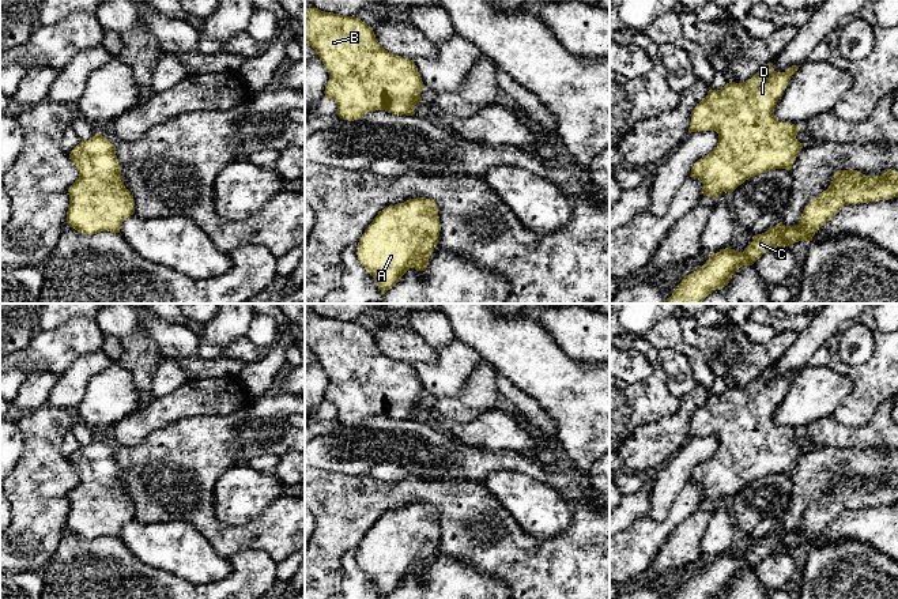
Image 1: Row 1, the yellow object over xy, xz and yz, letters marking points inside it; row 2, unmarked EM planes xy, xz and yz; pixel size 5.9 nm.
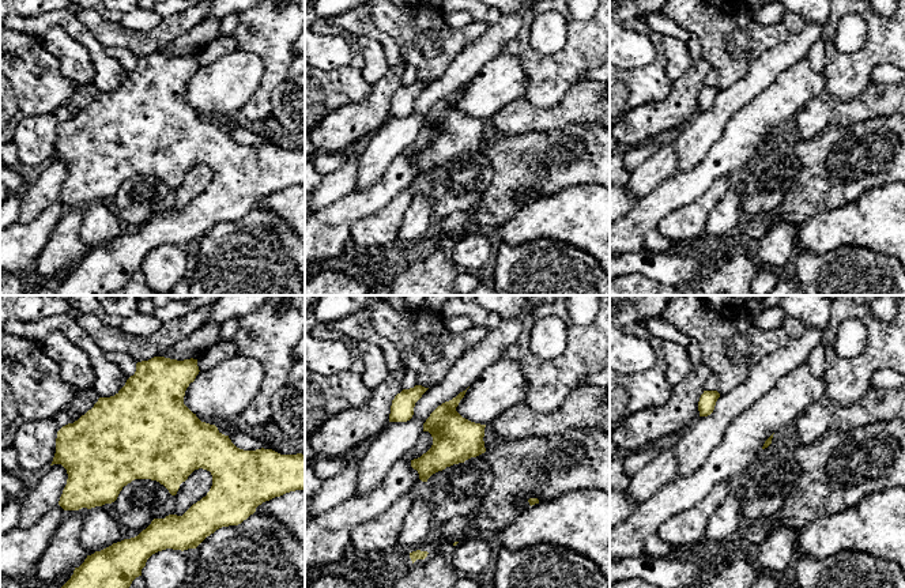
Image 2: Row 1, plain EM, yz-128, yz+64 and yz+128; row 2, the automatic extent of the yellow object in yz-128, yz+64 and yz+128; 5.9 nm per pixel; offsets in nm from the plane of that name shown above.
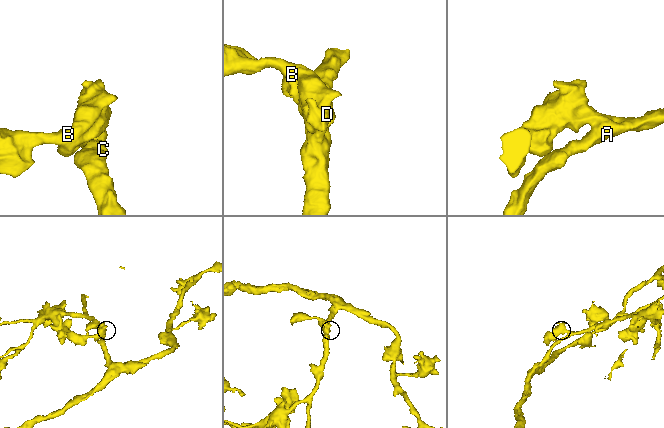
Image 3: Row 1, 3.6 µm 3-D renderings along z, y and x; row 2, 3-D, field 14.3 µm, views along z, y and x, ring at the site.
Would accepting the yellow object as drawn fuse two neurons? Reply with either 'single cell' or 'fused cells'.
single cell

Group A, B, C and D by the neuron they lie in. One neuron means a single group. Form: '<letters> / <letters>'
A B C D

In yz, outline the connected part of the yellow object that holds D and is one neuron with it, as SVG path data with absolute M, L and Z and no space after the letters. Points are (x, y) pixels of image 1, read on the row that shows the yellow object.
M773 63L763 64L759 71L743 83L729 82L720 90L709 90L691 113L688 133L716 131L717 147L698 159L690 177L701 178L703 196L717 197L722 192L733 192L746 180L769 170L791 170L797 154L805 143L796 139L800 127L778 121L774 108L782 97L791 76L800 65L792 65L785 72L777 72Z

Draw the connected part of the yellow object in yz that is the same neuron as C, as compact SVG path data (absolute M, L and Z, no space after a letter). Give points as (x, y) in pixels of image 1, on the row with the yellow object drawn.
M838 170L830 187L811 199L796 226L781 222L767 231L754 236L752 242L737 252L725 248L710 255L709 260L678 285L663 304L702 304L713 291L725 287L732 275L743 265L752 265L763 253L777 246L812 241L818 230L844 206L898 197L898 172L865 176L857 170Z

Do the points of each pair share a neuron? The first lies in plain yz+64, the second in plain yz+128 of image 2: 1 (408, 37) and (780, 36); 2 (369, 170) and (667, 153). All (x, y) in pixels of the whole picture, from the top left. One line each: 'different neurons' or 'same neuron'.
1: same neuron
2: different neurons

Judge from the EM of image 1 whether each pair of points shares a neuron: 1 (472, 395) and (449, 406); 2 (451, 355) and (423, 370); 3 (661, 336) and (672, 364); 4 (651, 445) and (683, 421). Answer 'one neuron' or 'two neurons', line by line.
1: one neuron
2: one neuron
3: two neurons
4: one neuron

